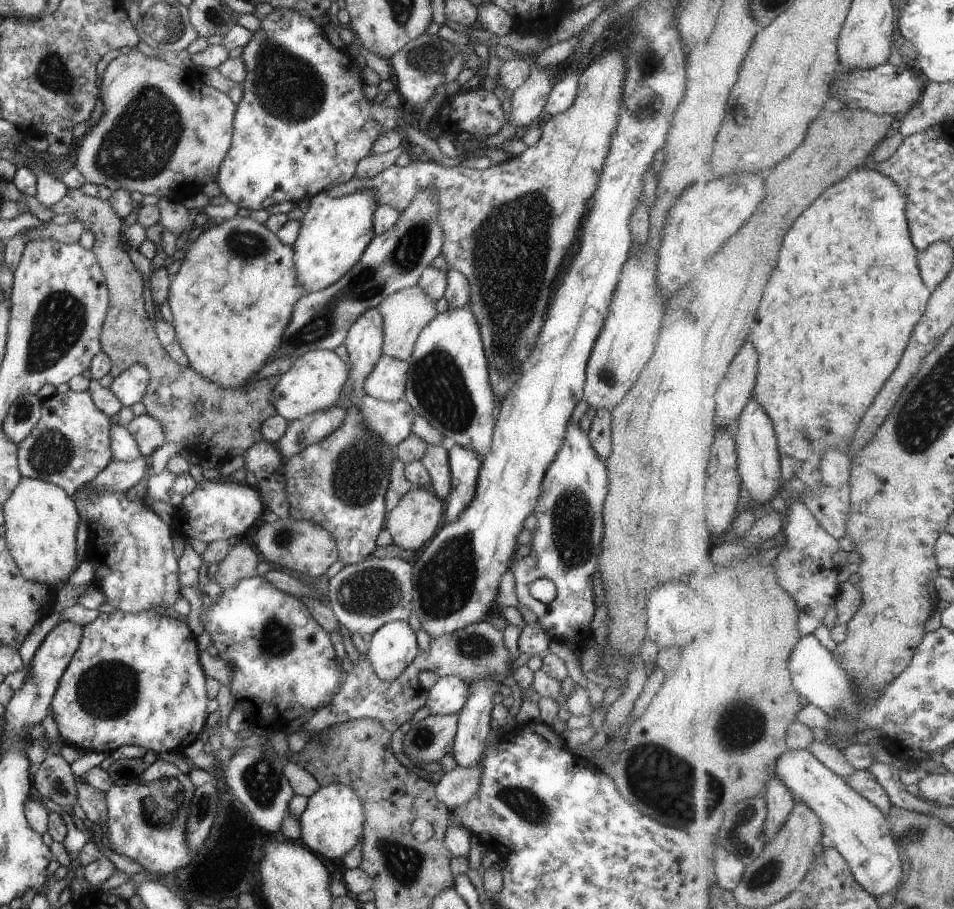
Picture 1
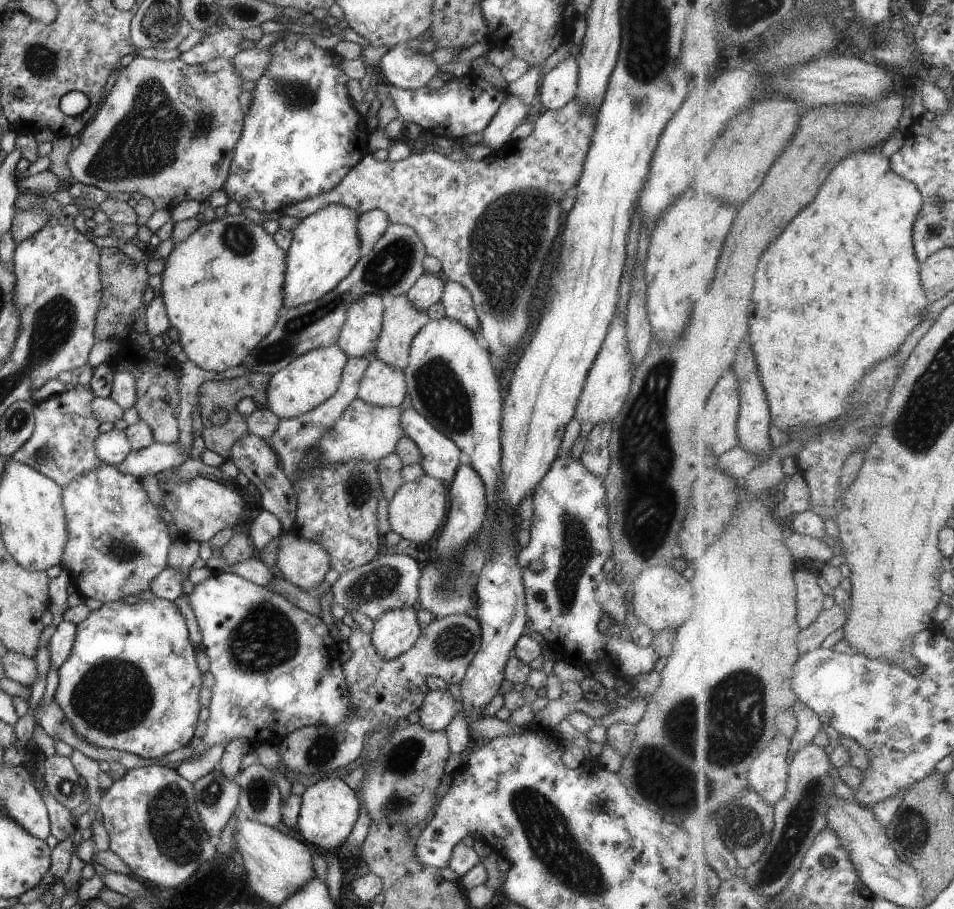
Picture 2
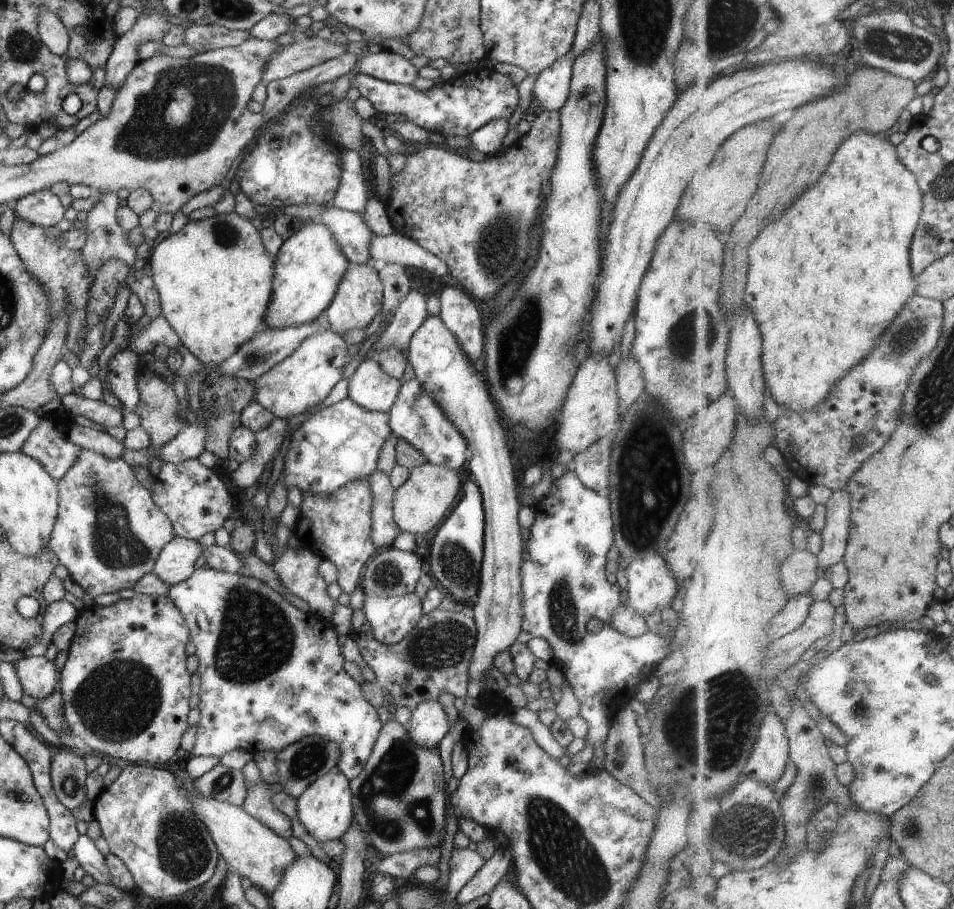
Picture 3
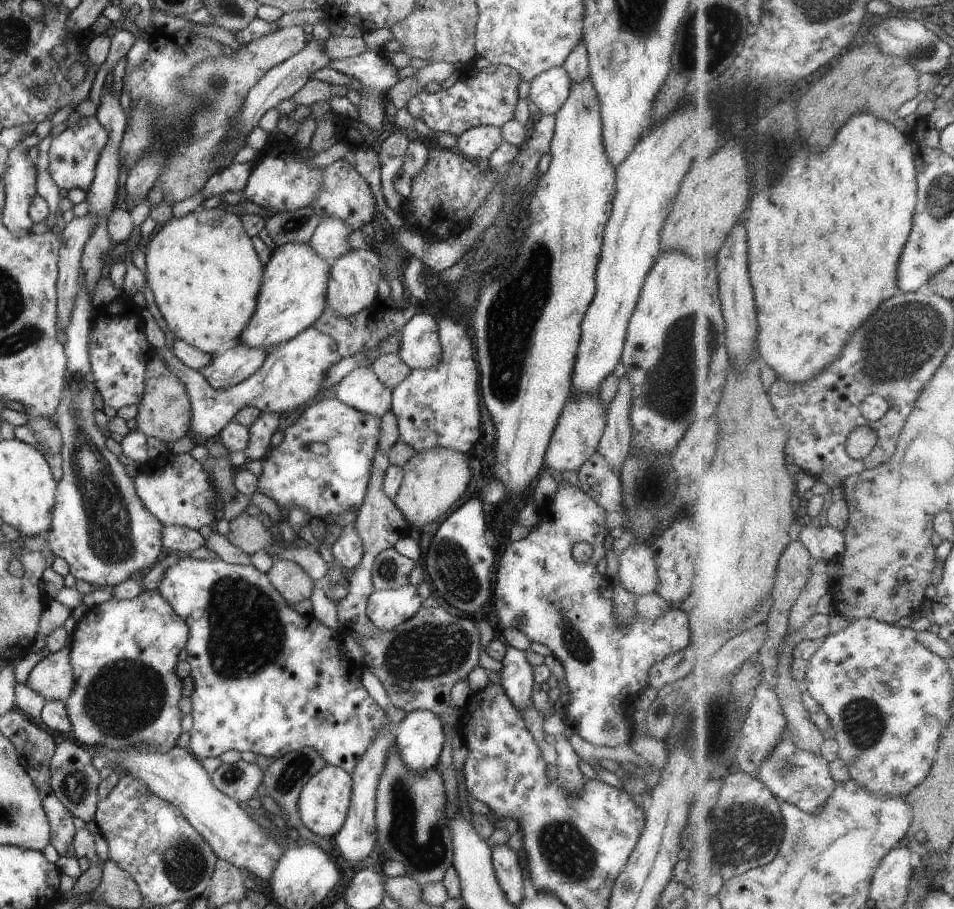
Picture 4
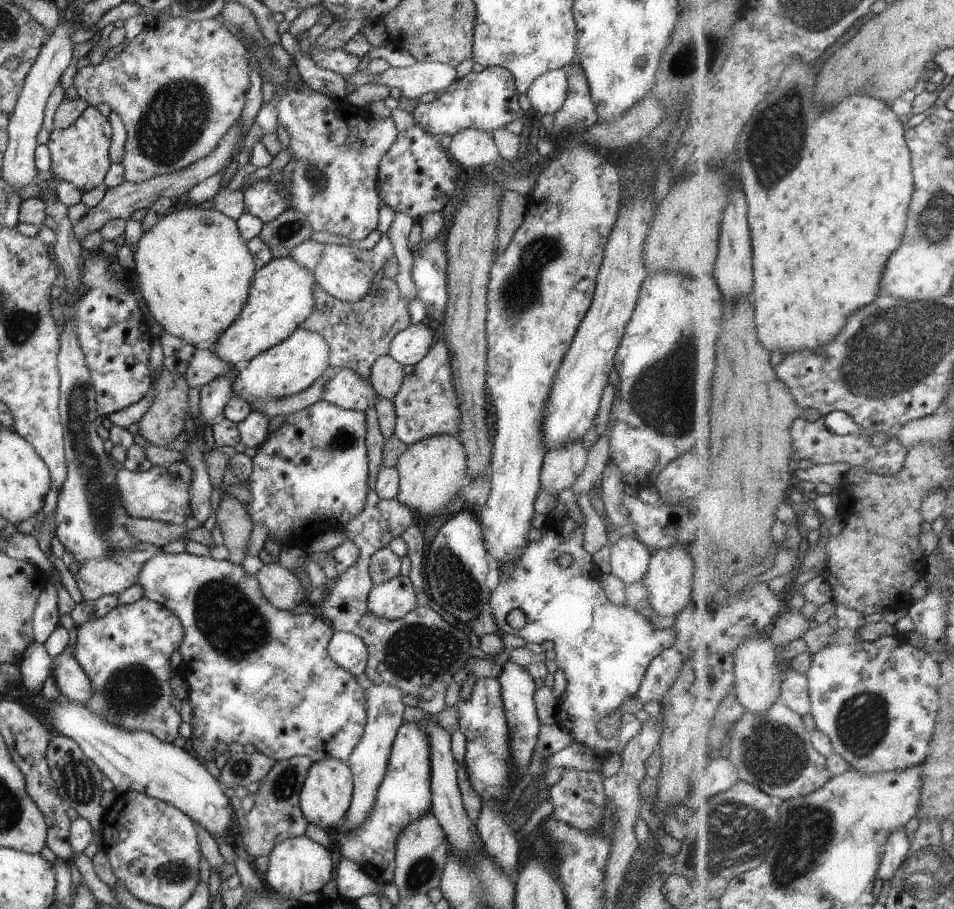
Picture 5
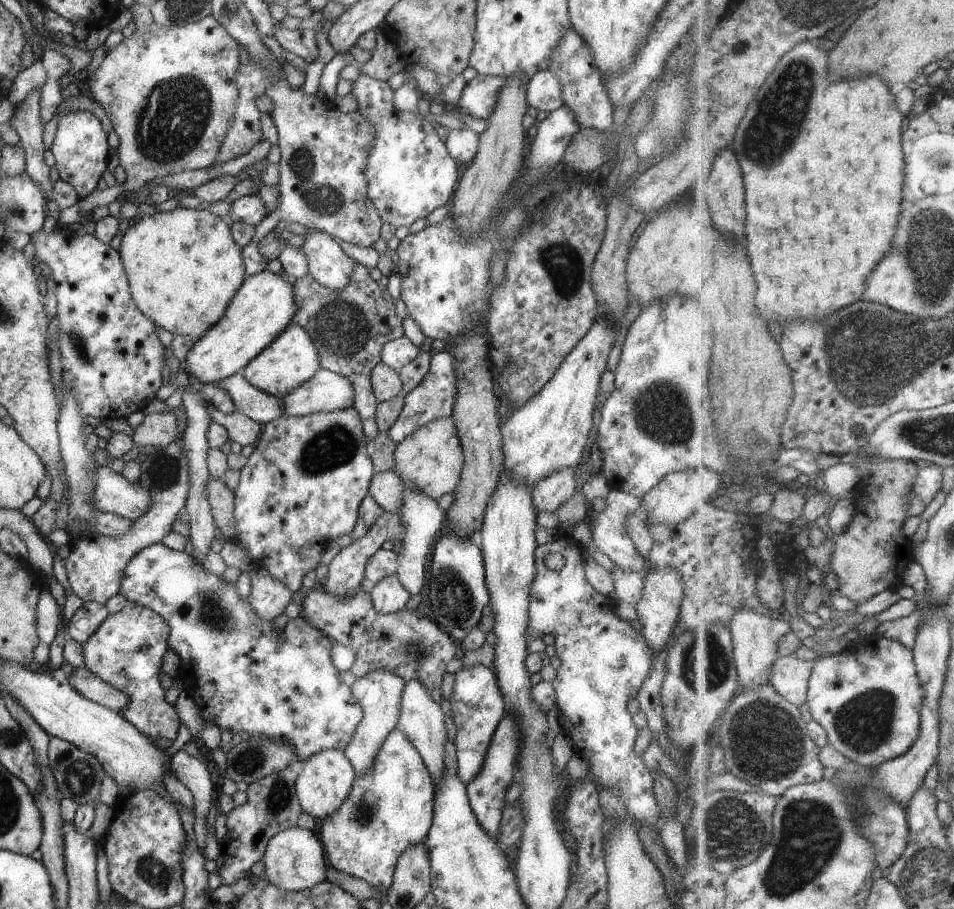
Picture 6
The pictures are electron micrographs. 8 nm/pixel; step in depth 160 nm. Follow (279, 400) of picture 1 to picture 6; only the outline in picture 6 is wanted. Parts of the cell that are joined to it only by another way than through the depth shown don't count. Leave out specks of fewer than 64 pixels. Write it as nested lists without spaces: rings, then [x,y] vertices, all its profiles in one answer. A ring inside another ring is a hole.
[[[290,323],[242,370],[243,377],[251,386],[266,394],[281,397],[309,380],[318,369],[320,366],[317,350],[313,348],[309,336],[299,326]]]

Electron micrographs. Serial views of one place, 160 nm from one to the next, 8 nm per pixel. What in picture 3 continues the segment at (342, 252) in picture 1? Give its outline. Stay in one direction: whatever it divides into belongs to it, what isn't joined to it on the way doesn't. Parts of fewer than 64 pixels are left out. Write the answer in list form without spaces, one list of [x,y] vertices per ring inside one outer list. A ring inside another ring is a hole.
[[[311,220],[299,228],[284,240],[274,256],[271,298],[263,312],[263,326],[289,328],[317,319],[331,302],[347,264],[327,226]]]

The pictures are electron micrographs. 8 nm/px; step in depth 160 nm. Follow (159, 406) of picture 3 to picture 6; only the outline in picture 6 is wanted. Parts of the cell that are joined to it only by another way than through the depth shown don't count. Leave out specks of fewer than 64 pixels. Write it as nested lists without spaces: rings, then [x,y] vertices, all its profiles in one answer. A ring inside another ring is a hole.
[[[152,407],[143,422],[133,430],[131,442],[134,447],[148,446],[150,449],[167,446],[178,434],[175,424],[176,414]]]

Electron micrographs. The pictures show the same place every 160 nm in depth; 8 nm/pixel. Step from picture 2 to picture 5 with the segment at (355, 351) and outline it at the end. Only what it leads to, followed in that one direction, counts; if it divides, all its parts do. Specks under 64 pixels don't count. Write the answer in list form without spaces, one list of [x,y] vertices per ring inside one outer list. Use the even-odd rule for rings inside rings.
[[[386,234],[381,235],[379,242],[371,250],[361,250],[358,247],[349,245],[323,243],[323,250],[319,254],[319,260],[311,268],[311,276],[313,276],[314,284],[330,296],[333,296],[333,298],[346,302],[355,302],[361,296],[365,296],[365,292],[371,286],[375,272],[383,268],[389,262],[389,258],[393,256],[393,248]]]

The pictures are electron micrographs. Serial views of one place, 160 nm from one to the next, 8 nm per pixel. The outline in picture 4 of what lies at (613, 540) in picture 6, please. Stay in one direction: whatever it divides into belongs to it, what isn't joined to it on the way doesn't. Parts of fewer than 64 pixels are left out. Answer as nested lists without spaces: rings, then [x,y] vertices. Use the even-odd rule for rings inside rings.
[[[630,540],[620,555],[617,555],[617,576],[620,586],[633,595],[649,594],[657,588],[657,570],[654,555],[648,543]]]

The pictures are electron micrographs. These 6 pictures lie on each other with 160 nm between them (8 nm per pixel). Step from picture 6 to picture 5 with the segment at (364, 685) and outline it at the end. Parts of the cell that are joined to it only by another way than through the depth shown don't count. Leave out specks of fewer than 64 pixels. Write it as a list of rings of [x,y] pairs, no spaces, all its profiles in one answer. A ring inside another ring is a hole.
[[[384,683],[372,684],[363,690],[363,694],[365,694],[366,708],[365,727],[359,742],[355,744],[346,761],[352,775],[352,794],[349,808],[344,815],[345,820],[341,824],[341,830],[347,834],[353,832],[355,828],[359,828],[359,824],[363,824],[363,820],[367,818],[367,812],[371,810],[371,804],[375,800],[377,786],[385,773],[385,766],[396,731],[404,722],[402,714],[405,706],[401,702],[399,688]]]

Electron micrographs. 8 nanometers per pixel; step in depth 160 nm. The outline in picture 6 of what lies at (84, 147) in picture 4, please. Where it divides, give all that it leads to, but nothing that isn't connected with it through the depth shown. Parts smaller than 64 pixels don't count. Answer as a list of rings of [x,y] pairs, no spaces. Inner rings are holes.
[[[75,110],[59,114],[55,135],[48,150],[54,158],[59,179],[67,182],[79,198],[85,197],[96,189],[97,182],[108,165],[109,148],[107,135],[103,132],[99,120],[91,112]]]

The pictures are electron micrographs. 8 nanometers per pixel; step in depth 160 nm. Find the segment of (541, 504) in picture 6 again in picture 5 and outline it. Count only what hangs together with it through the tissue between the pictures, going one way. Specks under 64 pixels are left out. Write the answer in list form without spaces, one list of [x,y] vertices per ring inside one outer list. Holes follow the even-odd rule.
[[[581,439],[562,447],[549,449],[542,458],[540,488],[557,496],[570,487],[584,469],[588,448]]]

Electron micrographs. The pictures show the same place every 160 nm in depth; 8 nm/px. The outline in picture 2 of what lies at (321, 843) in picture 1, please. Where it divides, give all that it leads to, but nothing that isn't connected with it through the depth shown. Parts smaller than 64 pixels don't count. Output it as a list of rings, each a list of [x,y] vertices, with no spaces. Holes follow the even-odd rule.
[[[323,775],[301,794],[302,801],[297,815],[296,827],[312,849],[321,852],[337,852],[345,841],[353,823],[357,820],[358,802],[353,789],[337,776]]]

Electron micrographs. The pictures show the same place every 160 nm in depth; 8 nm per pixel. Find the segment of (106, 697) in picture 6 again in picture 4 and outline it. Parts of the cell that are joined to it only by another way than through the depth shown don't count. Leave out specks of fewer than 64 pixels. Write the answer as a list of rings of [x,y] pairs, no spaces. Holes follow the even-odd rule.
[[[68,634],[63,646],[41,658],[29,672],[25,684],[35,690],[39,696],[47,700],[61,700],[69,696],[75,686],[71,664],[69,664],[69,650],[71,636]]]

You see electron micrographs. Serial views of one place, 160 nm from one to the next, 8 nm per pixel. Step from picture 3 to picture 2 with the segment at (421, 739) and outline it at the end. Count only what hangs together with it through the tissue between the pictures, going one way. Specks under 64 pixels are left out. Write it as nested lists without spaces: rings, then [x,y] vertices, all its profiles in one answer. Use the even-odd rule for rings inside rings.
[[[449,689],[429,691],[416,710],[418,723],[429,732],[444,729],[456,713],[453,710],[455,704]]]

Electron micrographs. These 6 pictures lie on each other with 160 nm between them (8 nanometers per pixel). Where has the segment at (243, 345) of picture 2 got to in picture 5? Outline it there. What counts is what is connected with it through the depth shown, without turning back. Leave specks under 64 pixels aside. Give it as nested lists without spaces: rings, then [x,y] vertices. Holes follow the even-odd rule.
[[[173,208],[168,214],[159,216],[148,231],[142,232],[135,245],[131,274],[137,277],[136,289],[155,322],[161,326],[164,333],[185,340],[187,344],[212,347],[217,336],[239,314],[247,298],[251,276],[256,272],[253,260],[247,252],[246,242],[241,240],[235,221],[216,208]]]

